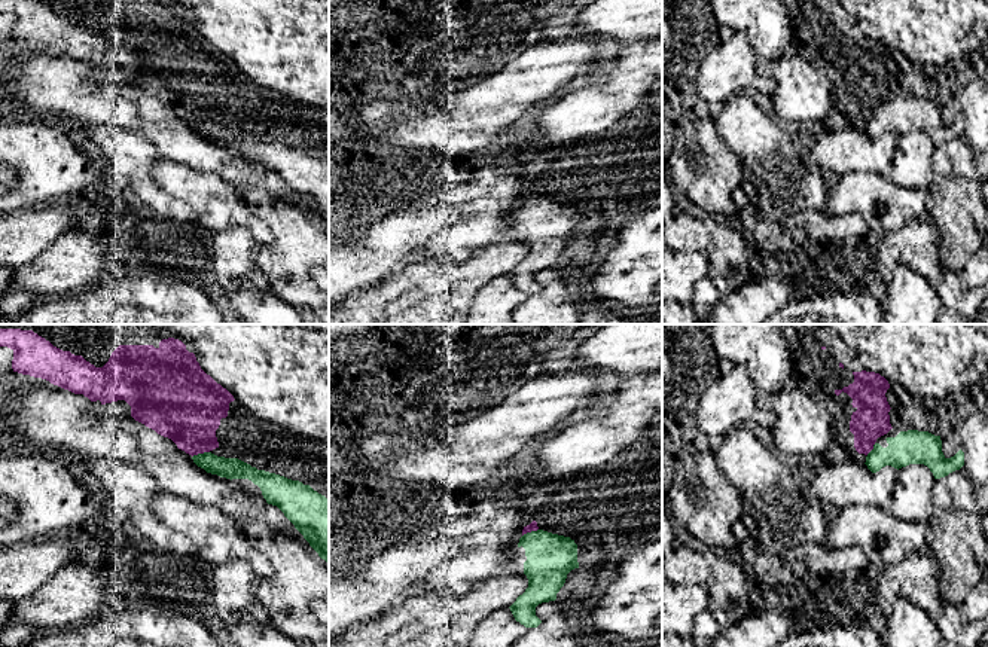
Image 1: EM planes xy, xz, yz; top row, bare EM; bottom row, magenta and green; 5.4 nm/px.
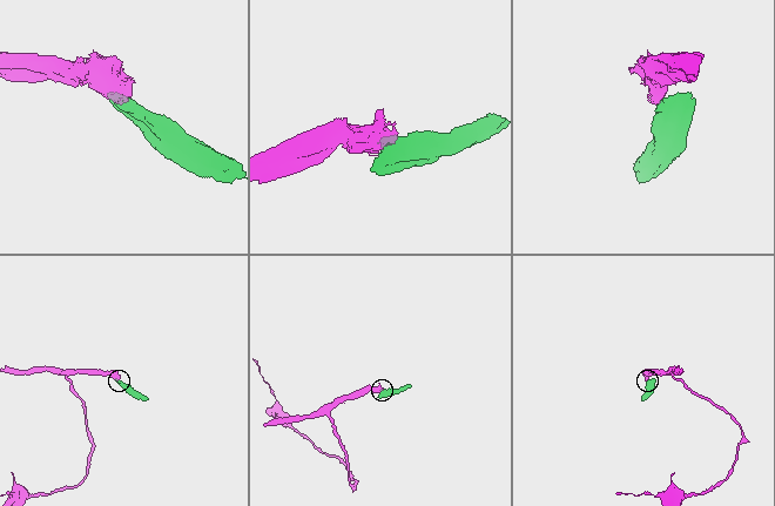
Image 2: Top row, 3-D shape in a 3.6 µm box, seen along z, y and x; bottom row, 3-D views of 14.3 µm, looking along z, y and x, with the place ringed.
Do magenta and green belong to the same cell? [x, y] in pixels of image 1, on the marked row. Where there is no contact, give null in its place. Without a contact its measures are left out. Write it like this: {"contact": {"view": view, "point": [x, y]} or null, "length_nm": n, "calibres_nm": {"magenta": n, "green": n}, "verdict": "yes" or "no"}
{"contact": {"view": "xy", "point": [200, 452]}, "length_nm": 100, "calibres_nm": {"magenta": 380, "green": 110}, "verdict": "no"}

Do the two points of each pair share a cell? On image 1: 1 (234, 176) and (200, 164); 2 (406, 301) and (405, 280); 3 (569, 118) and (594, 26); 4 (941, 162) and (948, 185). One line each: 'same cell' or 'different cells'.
1: same cell
2: different cells
3: different cells
4: different cells

